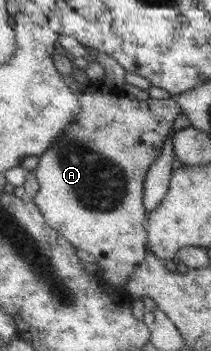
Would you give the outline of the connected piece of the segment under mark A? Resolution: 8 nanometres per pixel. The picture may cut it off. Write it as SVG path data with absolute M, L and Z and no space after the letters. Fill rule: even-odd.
M69 74L63 78L71 92L81 104L81 113L75 115L74 123L53 142L47 152L38 157L39 163L33 170L39 183L34 204L44 215L46 223L56 230L67 242L85 250L95 258L101 268L101 276L109 287L123 288L136 271L136 266L146 257L145 205L143 205L144 180L151 164L159 158L163 145L171 140L173 122L182 109L175 98L168 100L129 100L122 91L106 89L101 82L87 80L85 84L75 82Z

